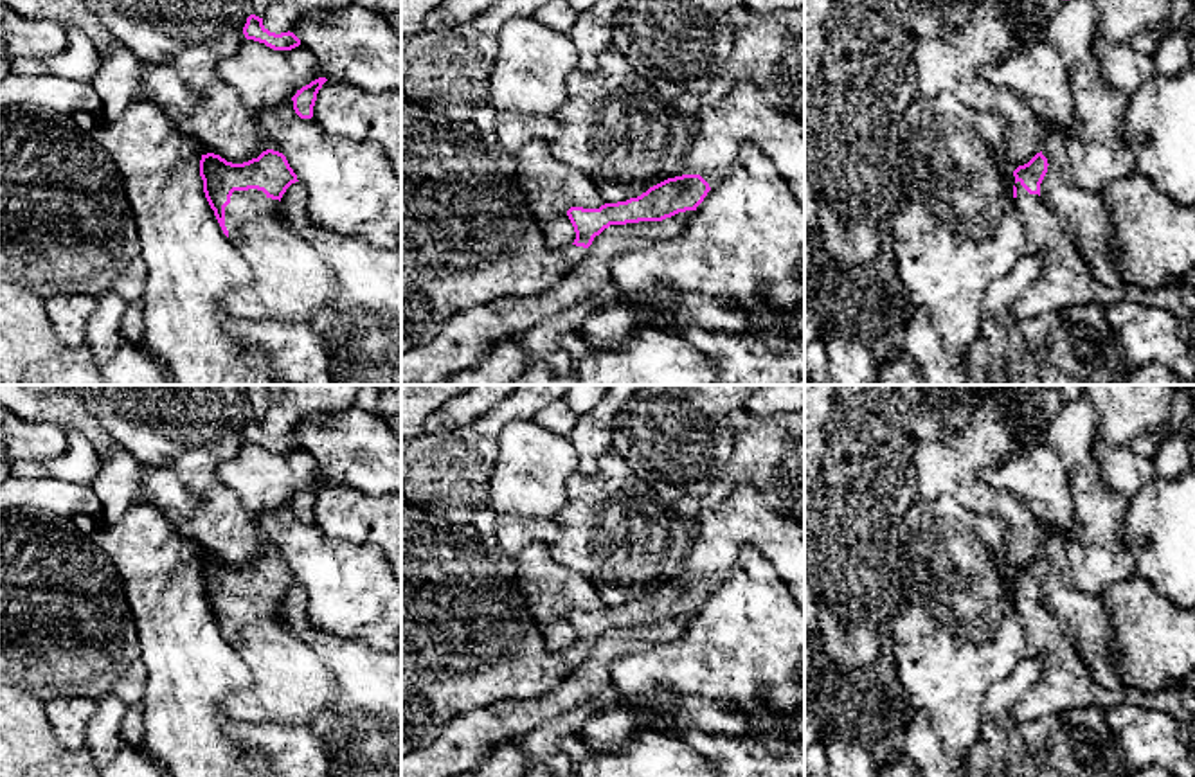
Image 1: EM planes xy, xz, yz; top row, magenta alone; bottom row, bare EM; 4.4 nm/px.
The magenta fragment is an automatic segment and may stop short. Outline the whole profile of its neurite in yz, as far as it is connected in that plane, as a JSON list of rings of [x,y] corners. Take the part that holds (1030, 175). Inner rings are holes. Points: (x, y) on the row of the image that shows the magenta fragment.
[[[1040,151],[1013,171],[1013,198],[1024,232],[1020,254],[1044,255],[1040,277],[1011,302],[1013,315],[1024,320],[1082,304],[1094,302],[1107,308],[1130,300],[1172,313],[1179,327],[1190,331],[1195,311],[1182,304],[1181,288],[1139,288],[1127,282],[1109,286],[1096,277],[1092,264],[1080,255],[1065,219],[1049,210],[1040,198],[1047,165]]]

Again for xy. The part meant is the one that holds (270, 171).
[[[266,149],[257,158],[232,164],[207,153],[200,160],[205,198],[223,234],[241,252],[252,270],[252,282],[225,293],[229,317],[250,320],[310,322],[337,297],[338,281],[326,257],[310,241],[295,234],[279,216],[277,207],[286,189],[299,182],[286,156]]]

